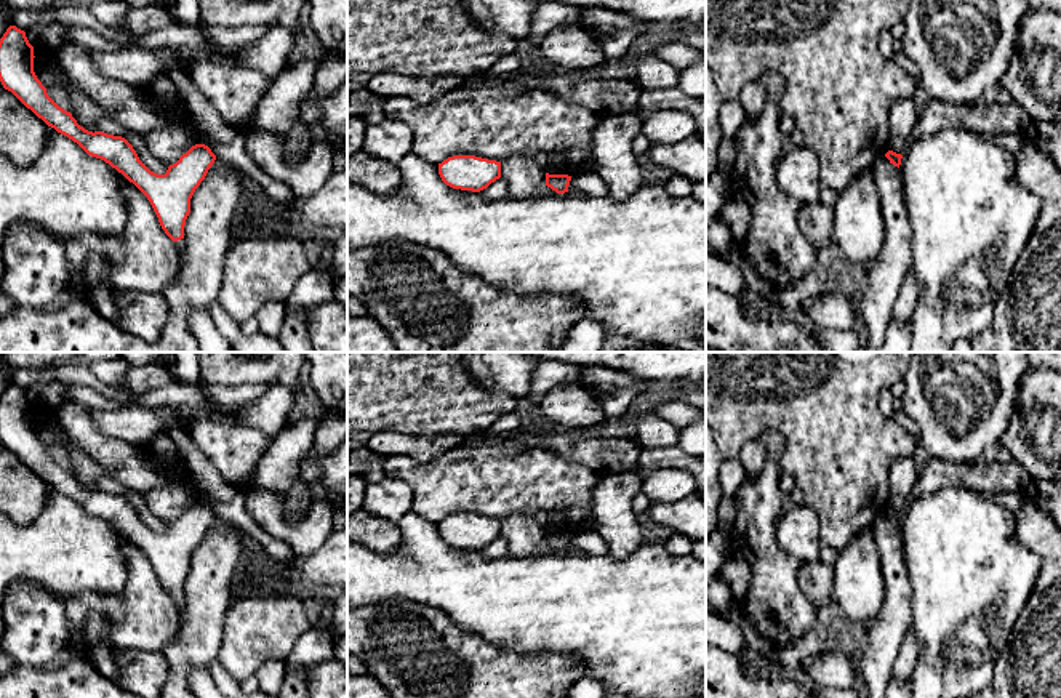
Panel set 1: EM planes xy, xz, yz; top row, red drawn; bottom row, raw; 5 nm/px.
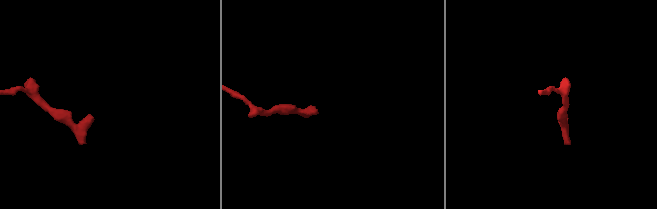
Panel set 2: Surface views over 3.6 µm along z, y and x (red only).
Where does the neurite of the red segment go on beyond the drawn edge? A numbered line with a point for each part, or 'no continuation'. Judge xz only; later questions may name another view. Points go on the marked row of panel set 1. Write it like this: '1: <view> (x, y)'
no continuation

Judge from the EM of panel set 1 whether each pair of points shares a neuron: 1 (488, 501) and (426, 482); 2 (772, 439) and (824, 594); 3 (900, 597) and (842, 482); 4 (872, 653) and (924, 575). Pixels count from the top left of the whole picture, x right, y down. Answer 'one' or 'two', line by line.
1: one
2: two
3: two
4: two

